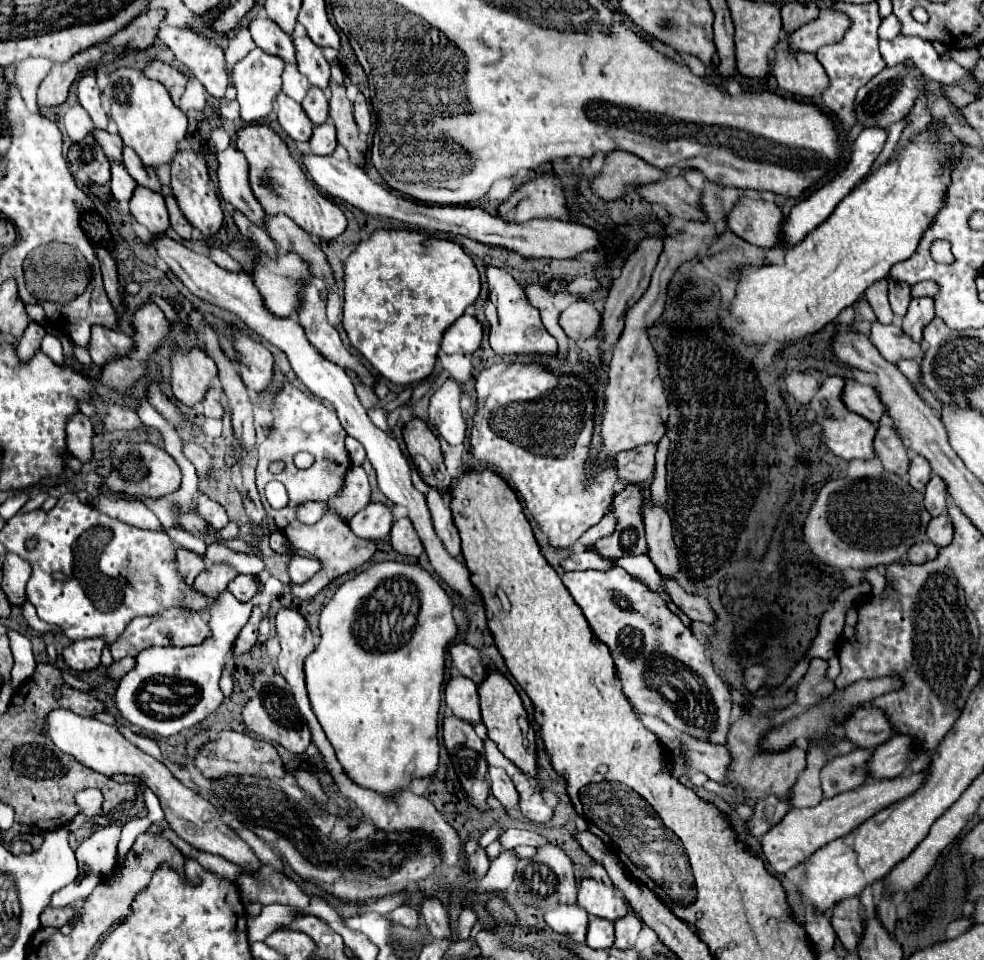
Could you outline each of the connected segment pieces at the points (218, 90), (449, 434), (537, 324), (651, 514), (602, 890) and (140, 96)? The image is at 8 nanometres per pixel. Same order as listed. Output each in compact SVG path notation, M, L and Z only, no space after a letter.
M161 25L157 39L161 39L175 53L175 59L185 69L189 69L197 81L203 83L209 95L213 97L225 95L229 75L225 71L221 47L211 45L191 29L179 29L171 25Z
M451 377L433 395L429 405L429 427L435 429L451 447L457 447L465 439L465 421L459 409L461 387Z
M493 265L487 267L489 281L489 299L485 307L485 315L489 319L489 345L497 355L519 355L519 353L557 353L557 341L547 333L539 319L539 311L533 309L523 295L523 287L515 283L515 279Z
M651 501L643 505L643 521L645 521L645 537L647 537L647 555L655 563L657 571L667 577L675 579L681 571L681 555L679 547L673 539L671 519L665 509L653 505Z
M591 877L581 879L577 905L583 907L589 915L603 917L609 921L627 915L627 903L623 897L617 895L617 889L613 885L605 885L603 881L595 881Z
M119 67L109 75L111 83L103 91L111 101L111 117L119 127L119 135L127 147L131 147L145 167L157 169L159 165L169 165L179 151L177 143L185 139L187 117L175 107L169 91L153 79L147 79L143 71L131 67Z

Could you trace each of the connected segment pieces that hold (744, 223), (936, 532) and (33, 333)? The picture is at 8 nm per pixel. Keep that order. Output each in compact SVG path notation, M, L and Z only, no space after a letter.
M741 195L727 213L729 229L763 249L775 245L779 237L779 221L783 221L783 213L773 201L751 199L747 195Z
M943 513L943 515L939 515L939 517L929 521L929 525L927 525L927 537L937 547L945 547L945 545L951 543L951 539L953 539L953 525L951 525L947 513Z
M31 321L31 323L27 325L27 329L23 331L21 341L19 341L19 347L17 347L19 357L21 357L21 359L33 357L33 353L39 349L39 343L41 343L43 337L45 337L45 327L39 325L37 321Z

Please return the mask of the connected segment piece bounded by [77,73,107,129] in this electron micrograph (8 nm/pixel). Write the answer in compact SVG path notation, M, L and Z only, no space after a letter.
M87 73L81 77L81 81L77 85L77 97L79 97L79 105L85 107L85 111L93 119L95 127L105 129L107 127L107 113L101 107L101 91L95 83L93 73Z

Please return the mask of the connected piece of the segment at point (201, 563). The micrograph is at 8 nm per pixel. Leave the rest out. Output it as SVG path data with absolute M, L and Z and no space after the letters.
M185 547L177 549L177 563L179 563L179 573L187 581L187 585L193 583L193 579L205 569L205 555L199 555L195 551L189 551Z

